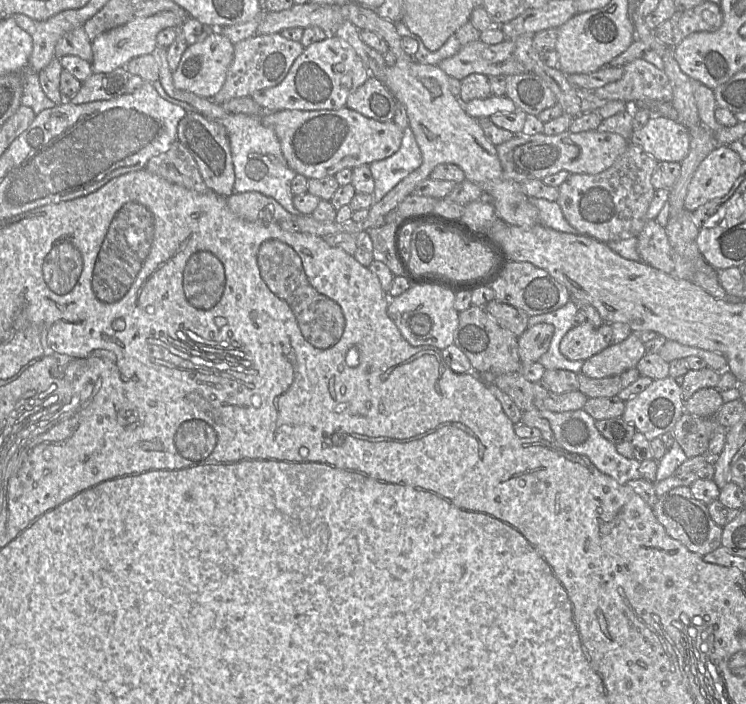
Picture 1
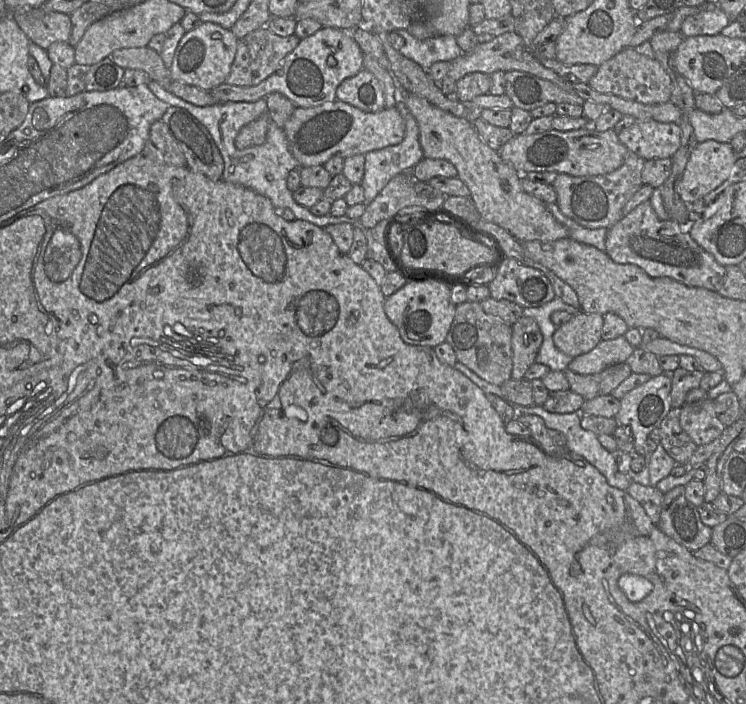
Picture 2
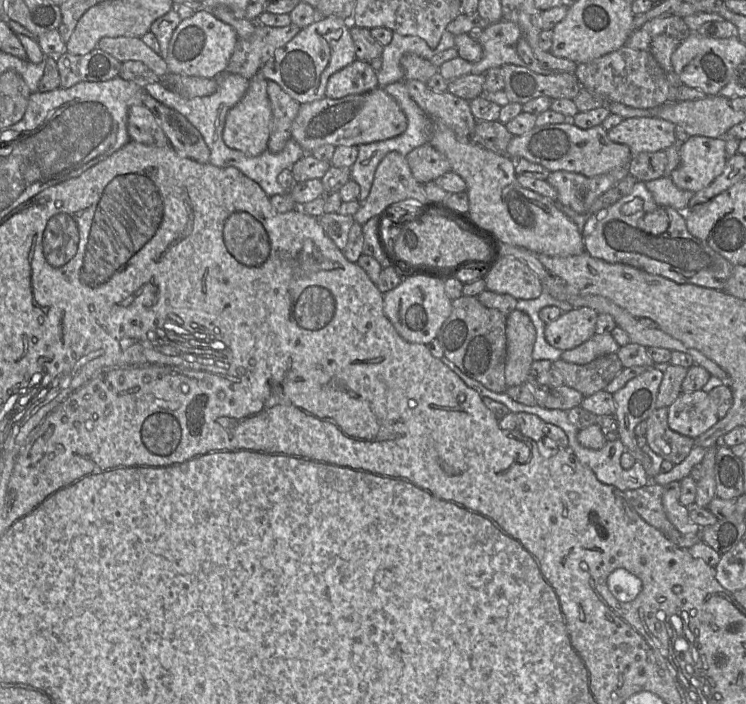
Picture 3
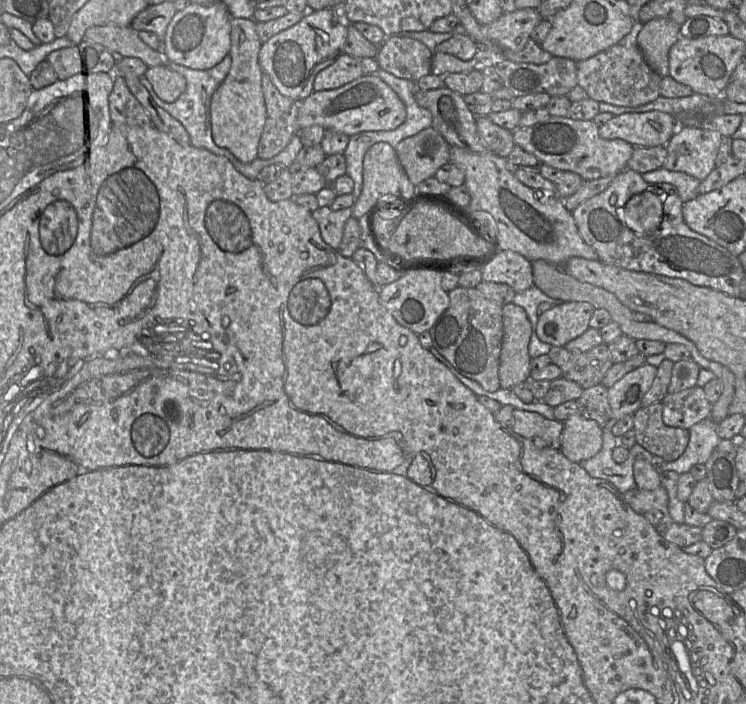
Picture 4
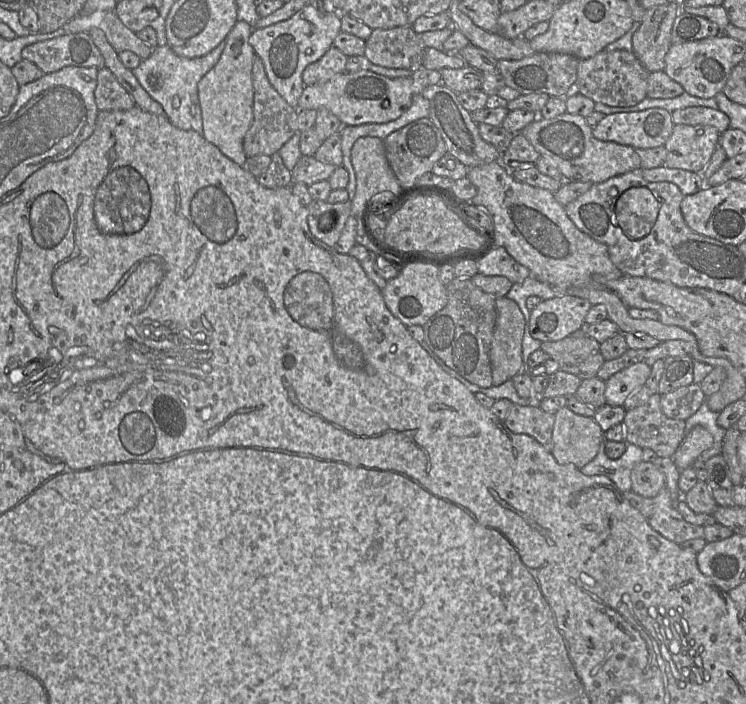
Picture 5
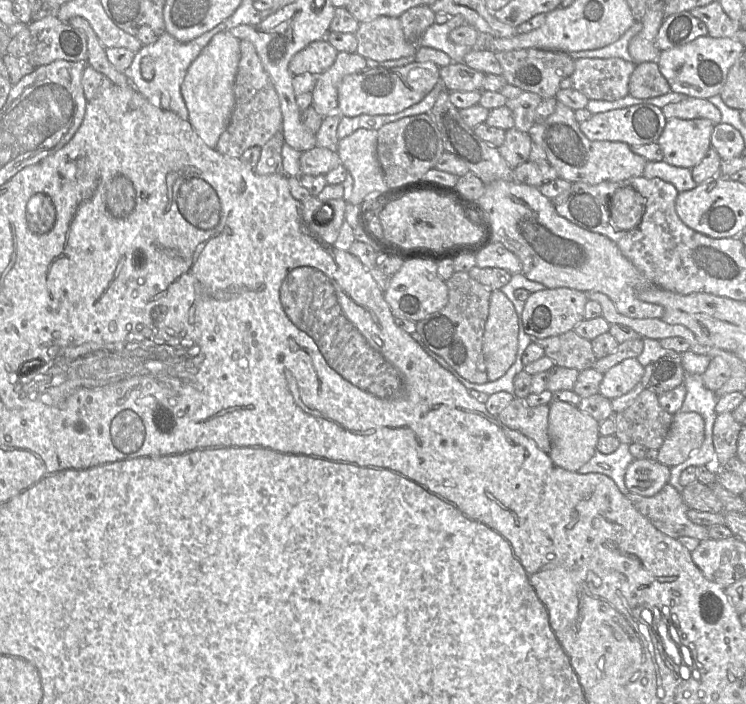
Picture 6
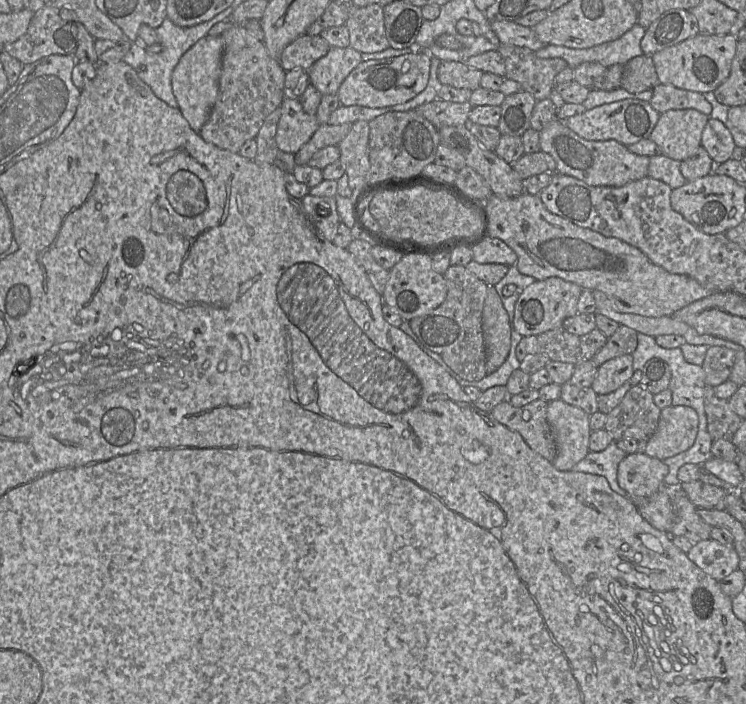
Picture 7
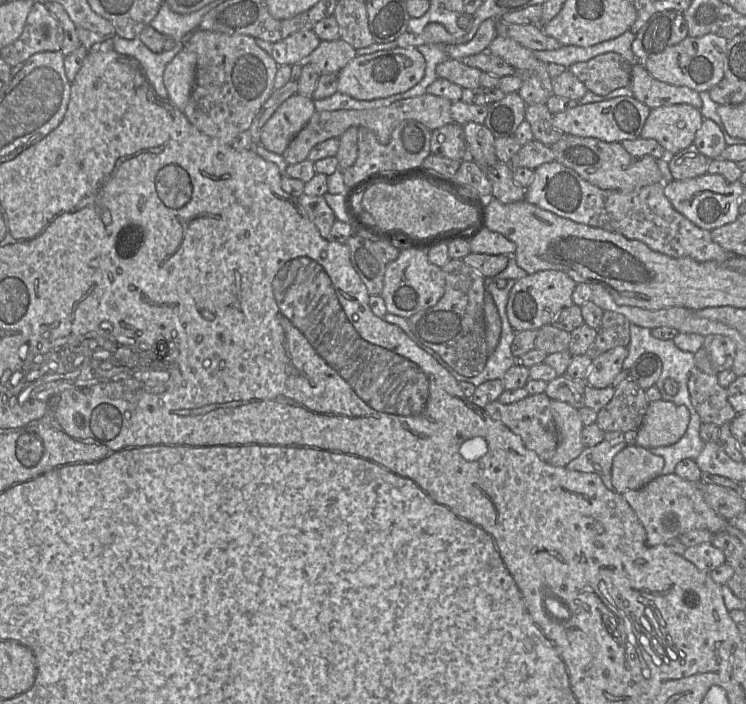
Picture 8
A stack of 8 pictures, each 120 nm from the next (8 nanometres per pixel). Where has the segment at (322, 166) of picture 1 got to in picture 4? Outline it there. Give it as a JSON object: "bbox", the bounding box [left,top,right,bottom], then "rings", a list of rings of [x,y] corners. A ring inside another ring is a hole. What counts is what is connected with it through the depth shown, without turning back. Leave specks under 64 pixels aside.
{"bbox":[298,76,406,136],"rings":[[[378,76],[362,77],[333,90],[314,91],[299,103],[298,126],[319,125],[325,130],[353,136],[367,131],[389,131],[406,120],[406,108],[399,96]]]}

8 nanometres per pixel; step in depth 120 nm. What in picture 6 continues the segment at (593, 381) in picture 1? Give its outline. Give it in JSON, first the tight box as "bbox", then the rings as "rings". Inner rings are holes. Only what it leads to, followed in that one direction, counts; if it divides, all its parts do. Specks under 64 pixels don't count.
{"bbox":[533,330,597,371],"rings":[[[570,330],[560,335],[533,339],[555,365],[582,371],[594,366],[597,358],[590,340]]]}

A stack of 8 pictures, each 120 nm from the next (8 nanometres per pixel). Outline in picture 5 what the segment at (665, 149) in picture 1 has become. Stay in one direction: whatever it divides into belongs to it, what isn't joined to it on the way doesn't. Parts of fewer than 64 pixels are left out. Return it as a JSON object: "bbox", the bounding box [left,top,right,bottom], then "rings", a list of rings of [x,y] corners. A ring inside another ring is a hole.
{"bbox":[592,108,673,149],"rings":[[[649,108],[605,115],[592,128],[592,133],[601,141],[647,149],[664,146],[673,127],[671,112],[663,108]]]}

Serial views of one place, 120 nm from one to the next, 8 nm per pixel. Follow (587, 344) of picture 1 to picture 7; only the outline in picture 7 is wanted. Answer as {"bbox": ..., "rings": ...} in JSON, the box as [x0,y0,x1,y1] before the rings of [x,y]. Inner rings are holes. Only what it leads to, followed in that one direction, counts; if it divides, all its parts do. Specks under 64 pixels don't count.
{"bbox":[513,277,583,336],"rings":[[[559,277],[536,280],[524,288],[516,302],[513,328],[522,336],[539,334],[562,327],[566,319],[578,313],[578,300],[583,291],[579,285]]]}

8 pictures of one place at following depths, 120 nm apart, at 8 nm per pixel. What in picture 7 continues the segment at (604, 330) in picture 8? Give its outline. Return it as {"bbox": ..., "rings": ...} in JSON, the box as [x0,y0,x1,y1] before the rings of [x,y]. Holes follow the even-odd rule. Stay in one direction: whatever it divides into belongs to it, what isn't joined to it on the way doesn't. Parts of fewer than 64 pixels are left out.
{"bbox":[591,325,638,367],"rings":[[[619,325],[605,345],[591,359],[599,367],[604,362],[625,354],[633,354],[638,345],[638,332],[626,325]]]}

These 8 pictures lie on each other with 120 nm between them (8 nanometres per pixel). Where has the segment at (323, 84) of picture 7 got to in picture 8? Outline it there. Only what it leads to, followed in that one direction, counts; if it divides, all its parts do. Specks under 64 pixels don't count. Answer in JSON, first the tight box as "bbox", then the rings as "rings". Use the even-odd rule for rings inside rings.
{"bbox":[308,41,356,74],"rings":[[[321,41],[318,47],[309,55],[308,62],[322,74],[338,74],[353,58],[356,50],[343,41]]]}

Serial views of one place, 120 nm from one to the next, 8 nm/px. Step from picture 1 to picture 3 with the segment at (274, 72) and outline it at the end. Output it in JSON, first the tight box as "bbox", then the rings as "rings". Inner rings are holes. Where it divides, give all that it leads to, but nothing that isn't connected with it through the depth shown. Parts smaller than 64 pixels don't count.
{"bbox":[227,23,300,80],"rings":[[[293,23],[284,27],[256,24],[251,36],[238,39],[227,66],[227,72],[248,80],[260,73],[275,51],[293,39],[300,28]]]}

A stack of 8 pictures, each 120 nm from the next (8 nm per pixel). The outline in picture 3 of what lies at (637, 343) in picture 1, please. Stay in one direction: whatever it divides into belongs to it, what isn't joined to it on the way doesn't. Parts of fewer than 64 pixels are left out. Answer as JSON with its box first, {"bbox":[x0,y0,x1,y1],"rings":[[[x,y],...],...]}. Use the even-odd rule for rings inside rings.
{"bbox":[561,333,619,365],"rings":[[[595,333],[578,347],[563,351],[561,358],[566,362],[584,365],[600,356],[610,353],[617,354],[619,348],[619,344],[611,334]]]}

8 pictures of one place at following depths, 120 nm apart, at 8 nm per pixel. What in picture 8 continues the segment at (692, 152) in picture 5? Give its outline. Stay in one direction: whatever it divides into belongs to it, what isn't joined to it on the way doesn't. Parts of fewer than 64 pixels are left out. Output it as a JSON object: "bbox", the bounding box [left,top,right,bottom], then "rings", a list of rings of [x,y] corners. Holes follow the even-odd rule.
{"bbox":[640,104,703,155],"rings":[[[689,104],[666,105],[650,110],[640,137],[655,139],[667,152],[675,155],[690,146],[703,116]]]}

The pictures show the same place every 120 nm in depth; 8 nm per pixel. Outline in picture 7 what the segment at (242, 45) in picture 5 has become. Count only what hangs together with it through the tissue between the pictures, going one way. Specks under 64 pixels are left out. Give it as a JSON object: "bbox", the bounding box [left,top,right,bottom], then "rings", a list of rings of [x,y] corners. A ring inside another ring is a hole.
{"bbox":[172,35,223,133],"rings":[[[207,35],[182,55],[172,73],[172,90],[177,99],[178,108],[197,133],[207,121],[218,96],[223,49],[220,36]]]}

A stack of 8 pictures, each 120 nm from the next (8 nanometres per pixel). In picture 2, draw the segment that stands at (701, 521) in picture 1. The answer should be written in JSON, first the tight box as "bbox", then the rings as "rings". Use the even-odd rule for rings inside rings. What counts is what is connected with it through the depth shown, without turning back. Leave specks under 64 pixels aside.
{"bbox":[657,486,712,552],"rings":[[[684,486],[664,494],[657,526],[691,552],[710,543],[712,528],[702,522],[698,507],[687,501]]]}

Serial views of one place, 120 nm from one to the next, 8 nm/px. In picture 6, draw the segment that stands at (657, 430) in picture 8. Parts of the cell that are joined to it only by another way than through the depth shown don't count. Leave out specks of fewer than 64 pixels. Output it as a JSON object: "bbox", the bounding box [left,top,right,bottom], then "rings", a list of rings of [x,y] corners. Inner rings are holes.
{"bbox":[657,413,705,467],"rings":[[[675,413],[667,436],[658,449],[657,461],[668,467],[681,464],[701,447],[704,434],[705,424],[699,413]]]}

